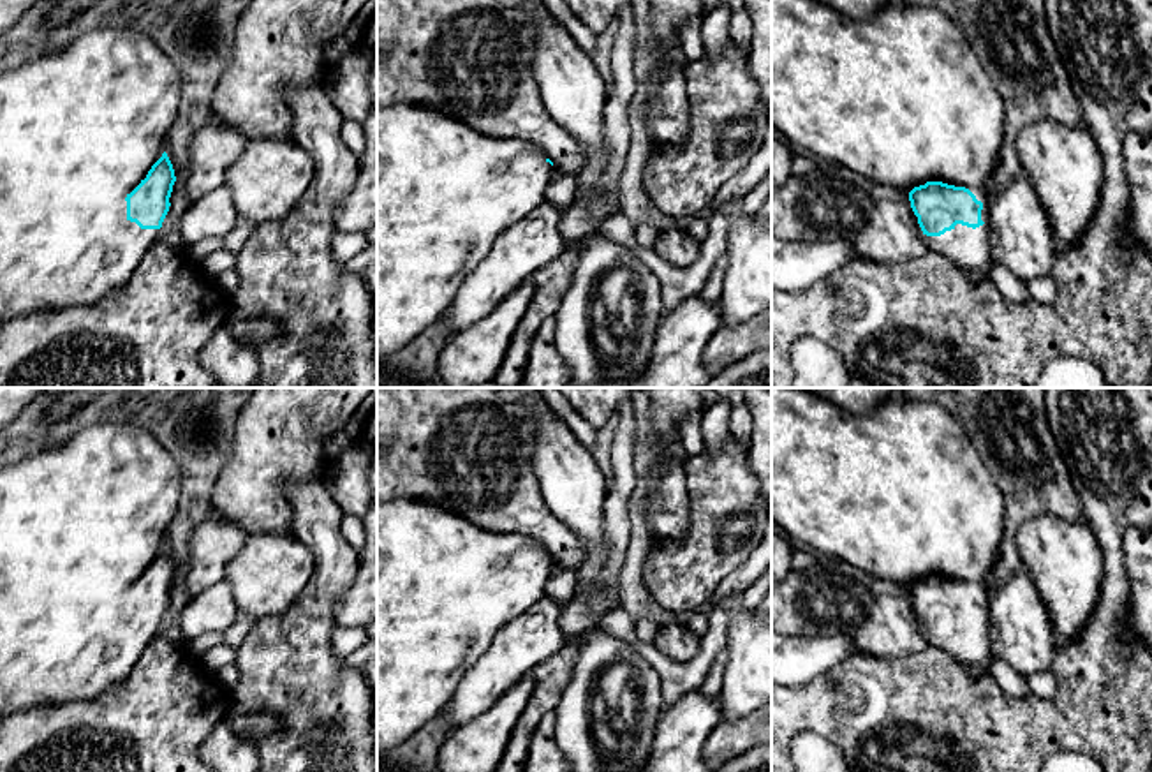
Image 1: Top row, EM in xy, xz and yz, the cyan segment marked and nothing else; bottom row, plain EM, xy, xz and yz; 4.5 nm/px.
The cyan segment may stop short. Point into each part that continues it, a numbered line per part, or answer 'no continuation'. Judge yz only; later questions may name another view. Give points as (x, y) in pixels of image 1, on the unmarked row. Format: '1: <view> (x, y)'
1: yz (900, 494)

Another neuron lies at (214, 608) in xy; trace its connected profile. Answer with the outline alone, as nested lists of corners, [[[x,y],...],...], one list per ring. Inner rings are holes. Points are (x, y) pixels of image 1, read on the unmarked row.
[[[222,580],[192,596],[181,610],[178,626],[183,640],[211,631],[224,633],[234,620],[238,606],[231,585]]]

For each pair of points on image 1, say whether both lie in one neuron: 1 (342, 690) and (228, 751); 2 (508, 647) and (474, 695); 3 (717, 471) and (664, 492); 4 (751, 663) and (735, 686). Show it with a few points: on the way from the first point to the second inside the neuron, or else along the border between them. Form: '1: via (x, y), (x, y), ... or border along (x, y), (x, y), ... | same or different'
1: border along (243, 741), (249, 741), (258, 753) | different
2: via (508, 660), (485, 682) | same
3: border along (682, 464), (687, 492), (687, 526) | different
4: via (751, 668), (740, 681) | same

